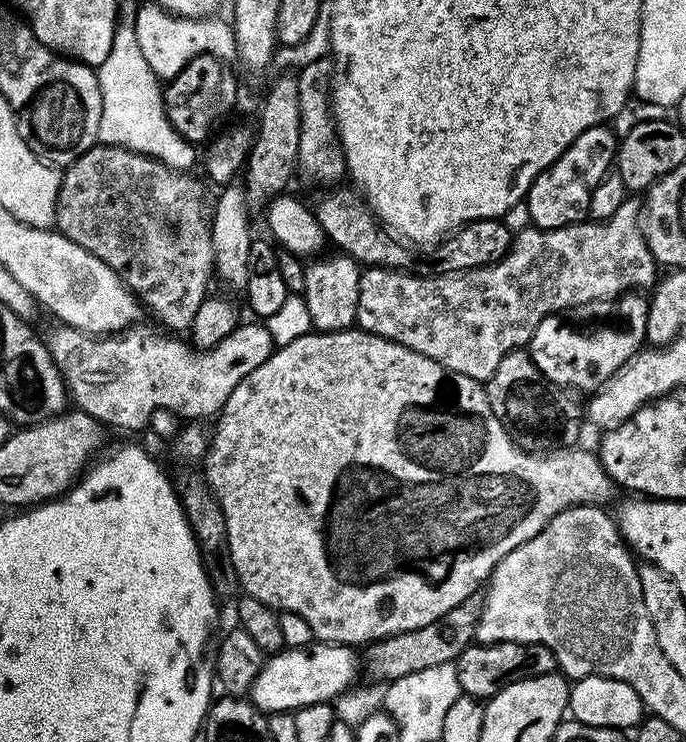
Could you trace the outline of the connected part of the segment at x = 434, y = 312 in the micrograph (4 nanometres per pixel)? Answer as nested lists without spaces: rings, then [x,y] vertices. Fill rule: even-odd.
[[[629,198],[622,202],[622,206],[618,206],[618,210],[614,214],[610,214],[610,218],[605,220],[595,221],[588,218],[579,224],[568,224],[564,228],[521,227],[513,235],[512,245],[507,254],[490,266],[471,268],[465,272],[451,272],[441,276],[415,276],[409,272],[396,272],[393,268],[365,267],[361,271],[360,285],[358,286],[356,324],[365,332],[398,342],[426,358],[434,358],[434,362],[438,362],[446,370],[454,370],[458,374],[466,374],[466,378],[474,378],[475,380],[486,382],[490,378],[490,374],[494,374],[494,370],[498,370],[498,362],[502,362],[502,358],[506,353],[513,352],[515,348],[524,348],[528,345],[534,330],[538,330],[538,322],[542,322],[542,318],[564,314],[569,310],[576,310],[581,306],[591,306],[597,302],[612,302],[626,292],[651,289],[657,283],[657,280],[658,265],[656,259],[650,254],[648,243],[644,237],[641,201],[636,198]]]

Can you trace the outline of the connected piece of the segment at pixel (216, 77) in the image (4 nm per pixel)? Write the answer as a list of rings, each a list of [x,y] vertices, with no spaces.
[[[203,53],[186,62],[181,72],[167,81],[163,89],[164,109],[168,121],[184,140],[189,140],[191,144],[197,146],[203,145],[203,140],[207,141],[221,127],[219,124],[231,114],[238,92],[232,67],[229,61]]]

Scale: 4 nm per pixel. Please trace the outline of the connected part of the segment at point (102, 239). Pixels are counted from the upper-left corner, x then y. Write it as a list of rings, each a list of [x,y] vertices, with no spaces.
[[[96,143],[86,154],[82,154],[74,163],[63,169],[60,177],[60,189],[58,190],[58,202],[56,203],[55,227],[70,242],[78,242],[82,250],[90,250],[94,258],[102,258],[106,266],[110,266],[120,275],[120,281],[125,284],[145,309],[148,308],[165,324],[173,333],[180,334],[180,331],[191,329],[194,316],[198,314],[198,306],[209,295],[208,283],[214,280],[214,246],[212,245],[212,222],[210,219],[210,204],[204,201],[204,188],[187,171],[179,168],[171,168],[161,160],[155,160],[153,156],[143,156],[141,152],[135,152],[122,146],[113,144]]]

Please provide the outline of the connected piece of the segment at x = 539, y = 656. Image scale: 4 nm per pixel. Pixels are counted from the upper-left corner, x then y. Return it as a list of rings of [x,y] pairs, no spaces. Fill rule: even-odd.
[[[473,642],[455,662],[461,693],[475,700],[487,702],[511,683],[522,682],[536,675],[550,675],[557,671],[556,655],[541,644],[478,644]]]

